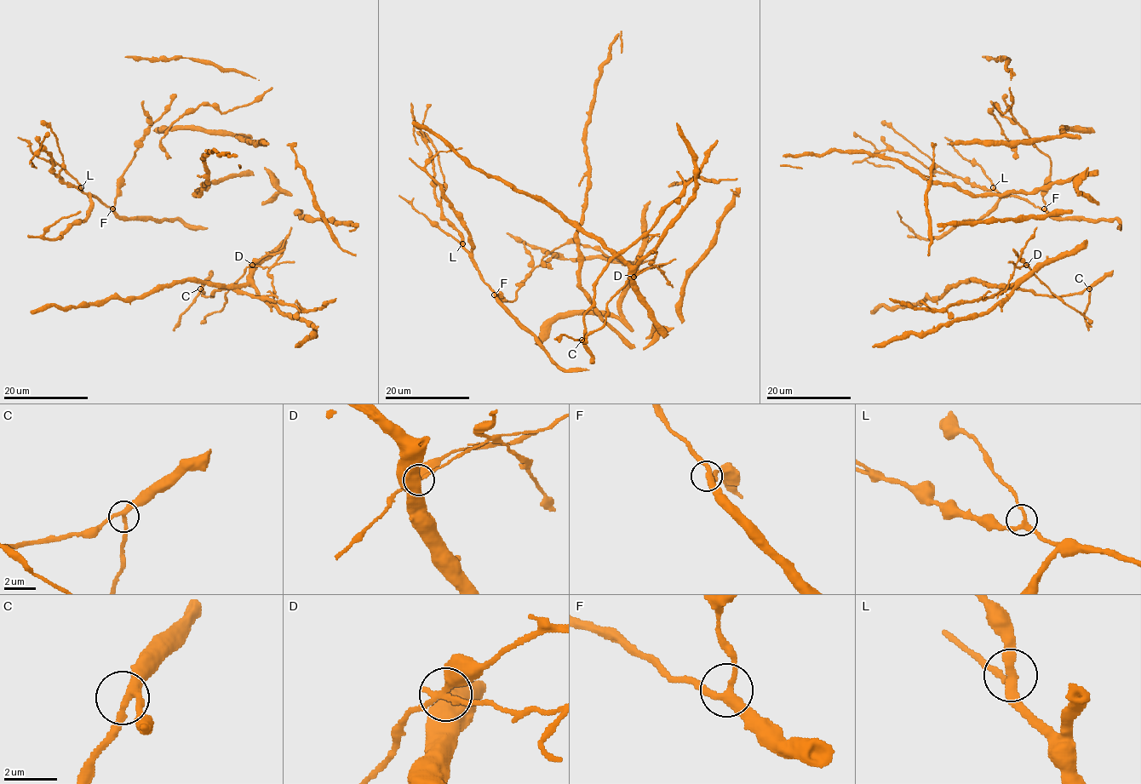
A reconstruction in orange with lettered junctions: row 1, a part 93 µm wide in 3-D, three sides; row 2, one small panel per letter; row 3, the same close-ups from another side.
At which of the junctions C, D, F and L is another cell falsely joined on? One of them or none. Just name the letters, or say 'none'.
D

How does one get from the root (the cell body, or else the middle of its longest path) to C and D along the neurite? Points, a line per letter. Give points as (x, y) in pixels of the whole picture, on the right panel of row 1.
C: (1013, 271), (998, 301), (1016, 286), (1008, 285), (1006, 288), (1029, 289), (1049, 295), (1080, 294), (1089, 288)
D: (1013, 271), (1026, 264)

